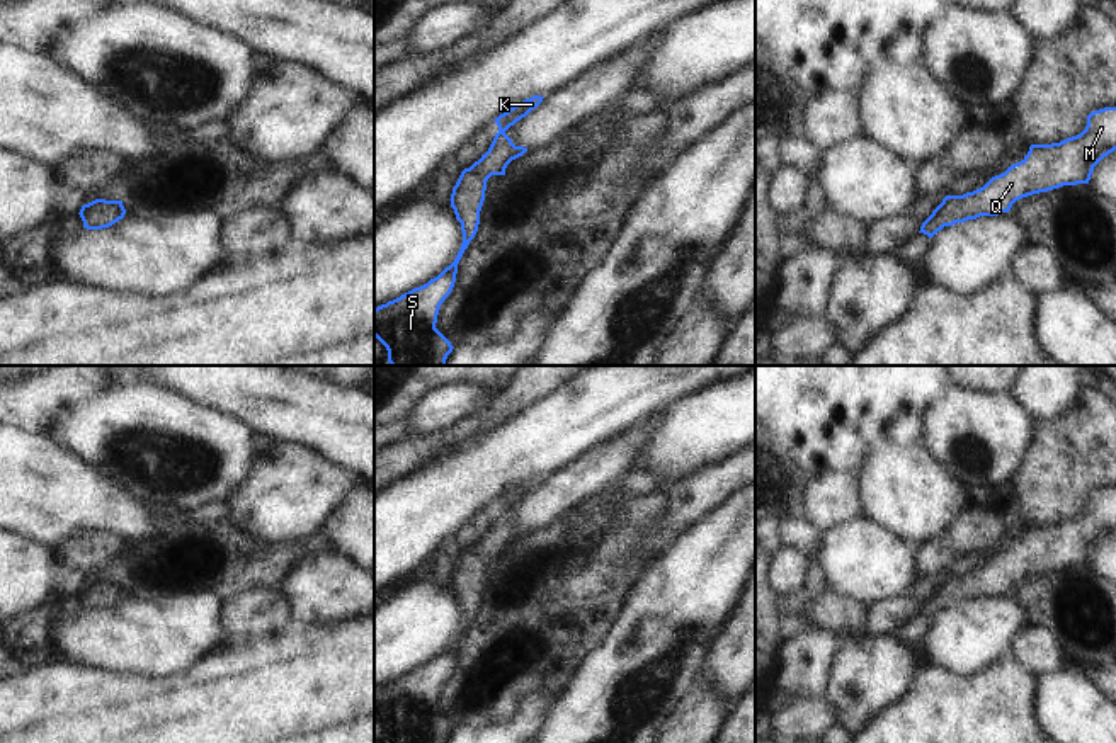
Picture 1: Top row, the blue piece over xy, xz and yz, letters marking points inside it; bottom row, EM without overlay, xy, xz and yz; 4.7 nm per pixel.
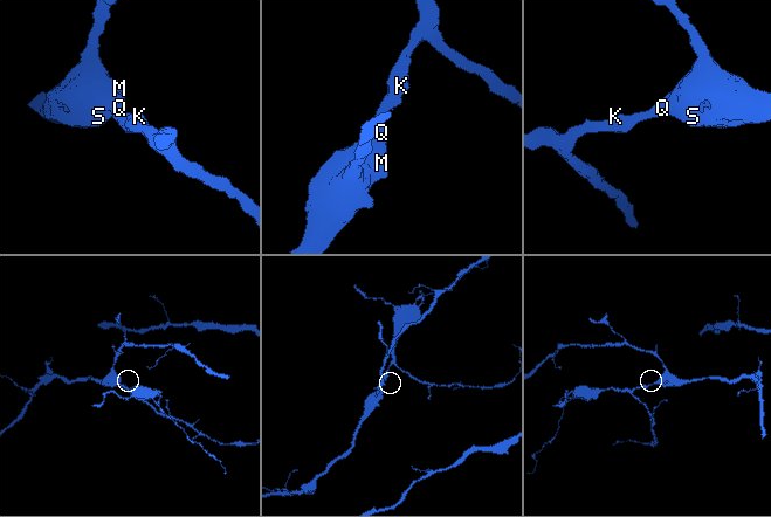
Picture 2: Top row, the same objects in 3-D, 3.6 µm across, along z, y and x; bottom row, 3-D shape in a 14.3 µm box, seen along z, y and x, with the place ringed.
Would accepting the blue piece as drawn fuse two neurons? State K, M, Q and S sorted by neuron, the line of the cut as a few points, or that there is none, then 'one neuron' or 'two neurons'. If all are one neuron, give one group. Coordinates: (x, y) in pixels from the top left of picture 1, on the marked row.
K M Q S; no cut; one neuron

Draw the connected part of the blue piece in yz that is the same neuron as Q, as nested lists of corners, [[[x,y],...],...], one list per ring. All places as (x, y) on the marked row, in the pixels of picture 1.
[[[1116,107],[1087,116],[1085,129],[1051,145],[1031,145],[1028,155],[983,187],[963,196],[946,196],[920,231],[932,238],[944,226],[999,216],[1022,197],[1063,185],[1089,184],[1094,167],[1116,150]]]

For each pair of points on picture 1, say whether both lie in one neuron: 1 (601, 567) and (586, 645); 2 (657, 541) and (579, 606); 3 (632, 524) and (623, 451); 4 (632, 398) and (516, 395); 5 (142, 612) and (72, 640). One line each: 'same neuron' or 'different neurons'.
1: same neuron
2: different neurons
3: different neurons
4: different neurons
5: same neuron

